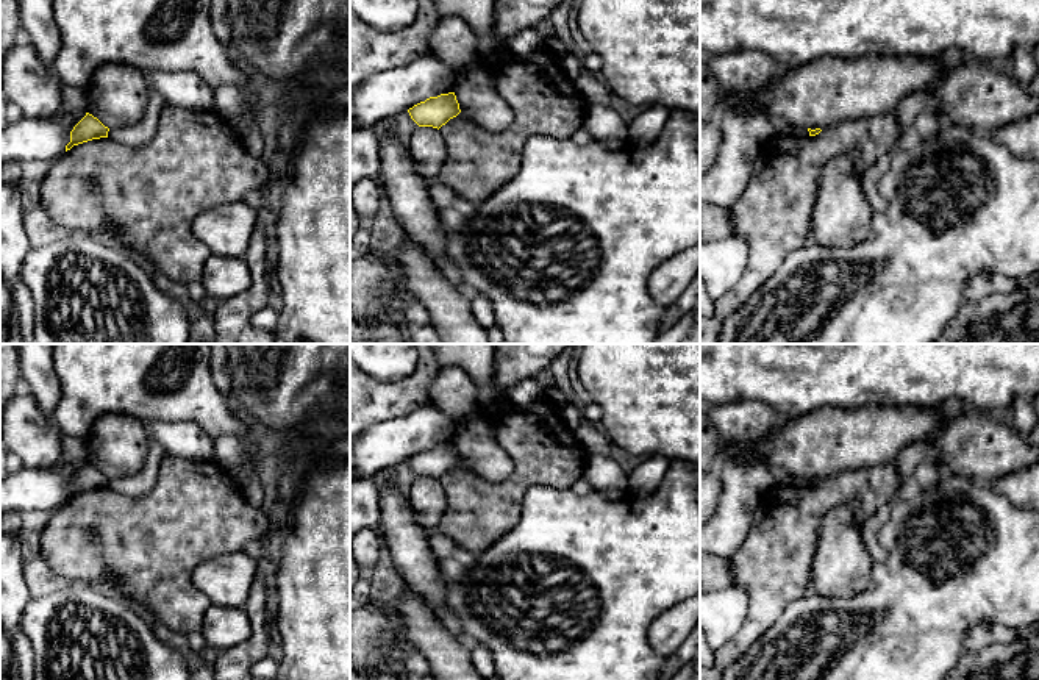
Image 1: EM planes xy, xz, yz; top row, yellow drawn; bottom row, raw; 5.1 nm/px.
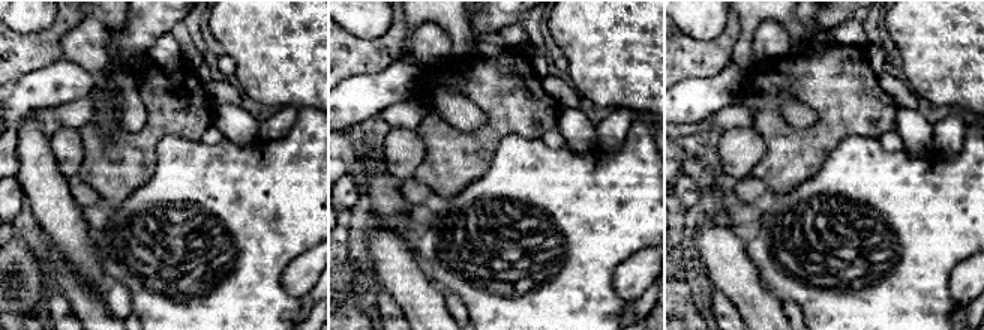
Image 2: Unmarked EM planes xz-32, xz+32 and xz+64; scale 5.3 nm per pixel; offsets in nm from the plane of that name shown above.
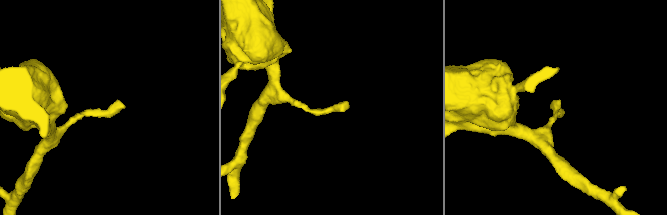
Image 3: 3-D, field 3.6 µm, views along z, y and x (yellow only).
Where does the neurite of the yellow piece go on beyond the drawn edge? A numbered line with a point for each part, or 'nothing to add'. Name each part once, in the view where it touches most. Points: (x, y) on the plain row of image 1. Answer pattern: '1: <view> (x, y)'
nothing to add

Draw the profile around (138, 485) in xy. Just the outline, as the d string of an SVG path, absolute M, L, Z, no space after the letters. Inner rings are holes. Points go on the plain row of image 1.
M150 439L142 469L128 477L109 478L108 486L120 494L136 499L147 496L156 485L159 466L164 456L164 447L159 442Z

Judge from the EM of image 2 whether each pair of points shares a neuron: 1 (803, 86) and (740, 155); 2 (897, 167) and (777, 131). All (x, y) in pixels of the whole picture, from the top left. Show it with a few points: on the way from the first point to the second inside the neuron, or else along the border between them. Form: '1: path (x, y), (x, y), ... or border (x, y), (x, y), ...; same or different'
1: border (752, 126), (765, 144), (765, 155), (753, 168); different
2: border (867, 138), (843, 137), (812, 176); different

